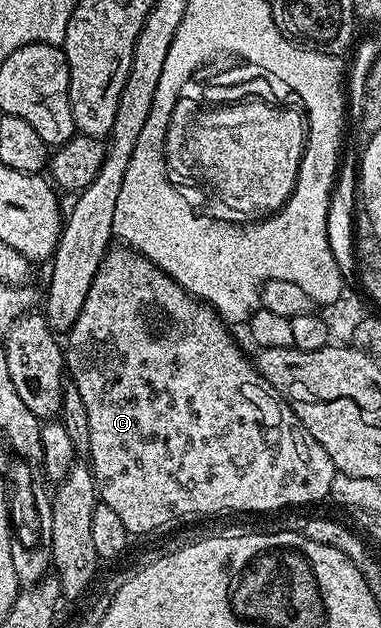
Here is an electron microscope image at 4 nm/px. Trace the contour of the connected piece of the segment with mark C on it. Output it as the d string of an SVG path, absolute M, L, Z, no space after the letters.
M125 244L115 245L113 248L107 250L104 260L92 280L92 288L88 288L88 300L84 300L84 308L80 308L80 316L76 316L76 324L68 332L67 338L70 339L65 339L64 370L68 375L69 381L79 389L81 399L84 400L85 411L88 412L88 427L91 432L91 450L88 466L94 472L94 484L98 488L101 505L112 508L112 512L116 512L116 516L120 516L121 522L124 523L124 528L132 536L150 534L153 530L158 530L161 526L166 526L169 522L176 521L177 518L194 518L197 514L266 514L269 510L282 510L285 506L306 506L309 502L320 501L322 497L325 499L330 493L336 471L332 460L328 456L328 452L324 452L324 448L320 443L302 427L302 422L294 415L293 408L286 402L283 402L280 395L266 383L266 377L258 371L257 365L251 359L250 362L246 359L245 352L234 343L234 338L230 335L230 330L231 327L223 322L222 317L212 307L195 298L193 294L189 294L183 286L176 284L176 280L168 277L159 266L149 262L137 250L132 250Z

